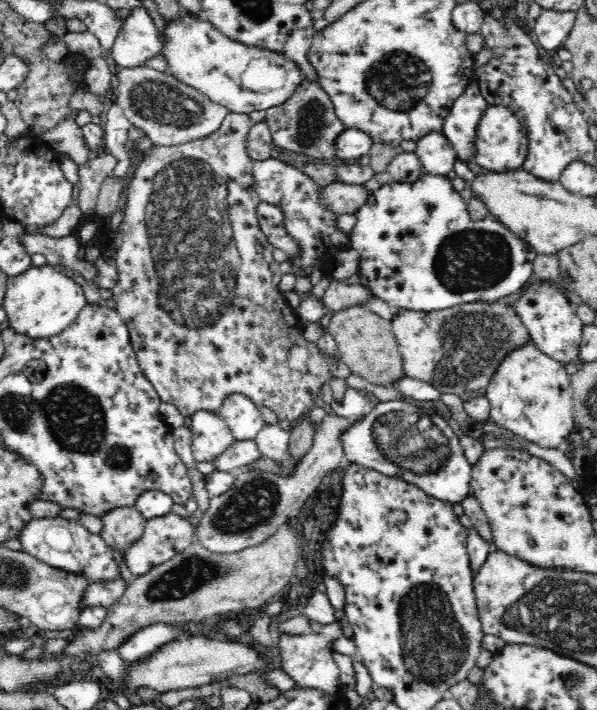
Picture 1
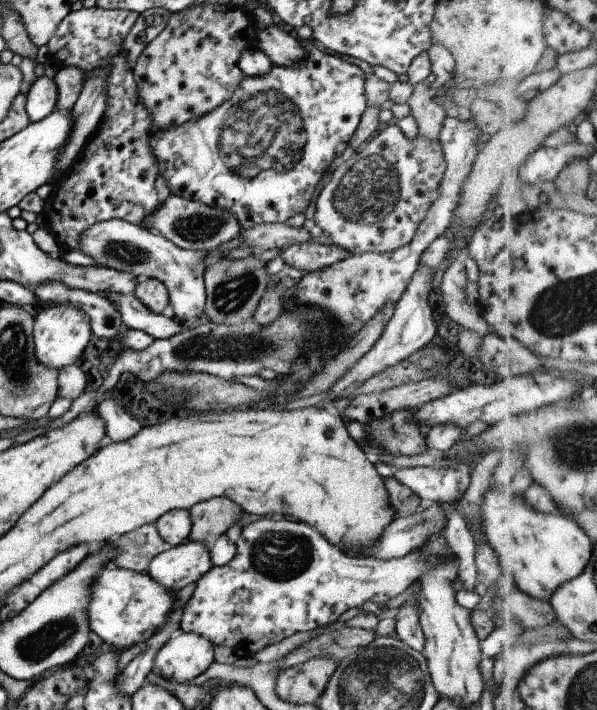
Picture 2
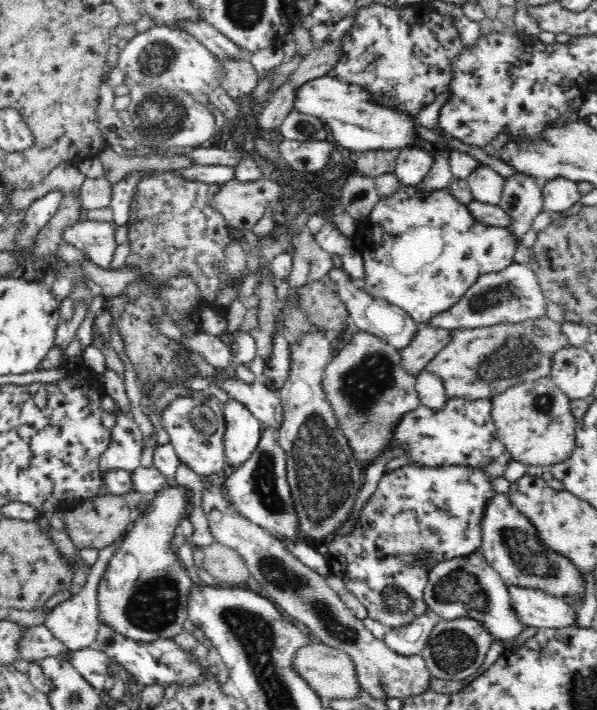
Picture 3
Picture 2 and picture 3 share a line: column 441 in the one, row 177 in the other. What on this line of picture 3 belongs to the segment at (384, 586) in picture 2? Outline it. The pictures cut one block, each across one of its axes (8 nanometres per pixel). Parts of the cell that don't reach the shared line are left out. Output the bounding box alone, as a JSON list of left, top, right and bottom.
[542,177,581,214]

